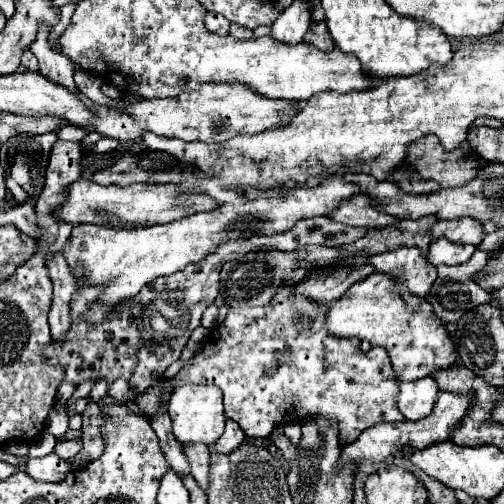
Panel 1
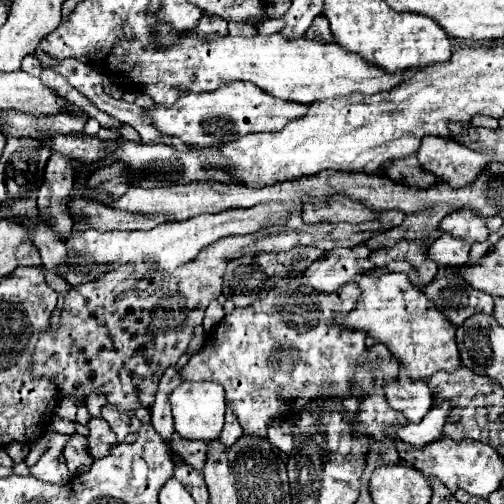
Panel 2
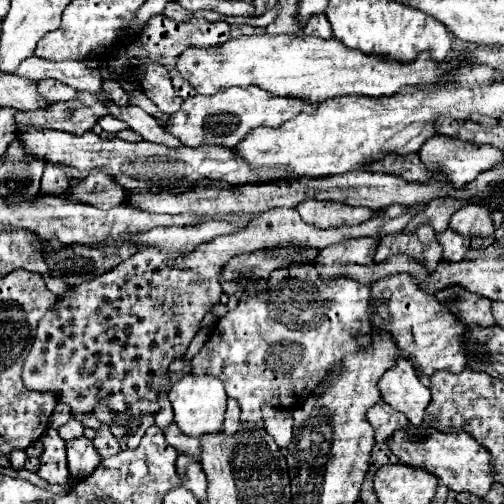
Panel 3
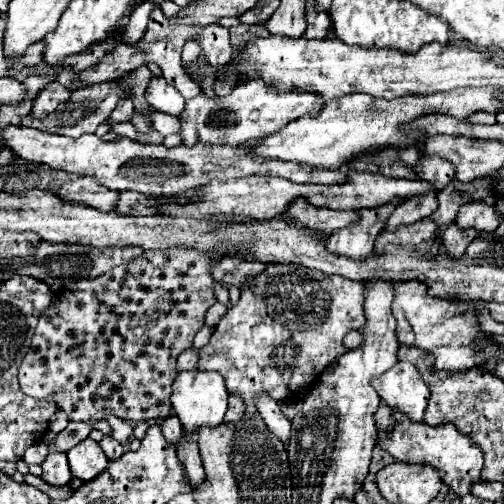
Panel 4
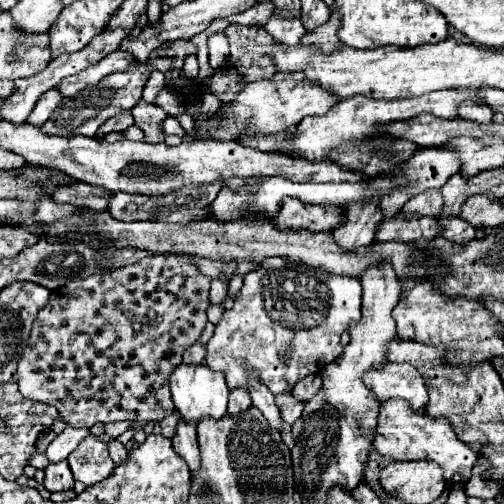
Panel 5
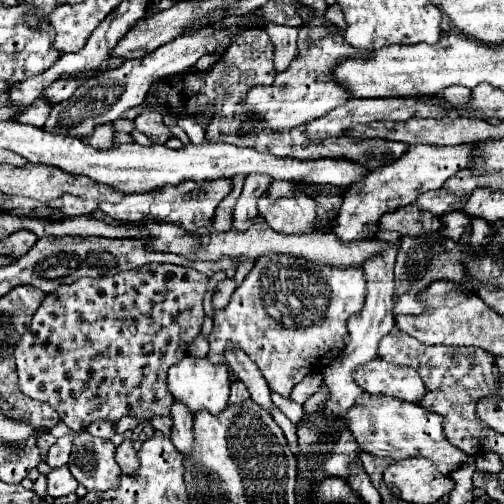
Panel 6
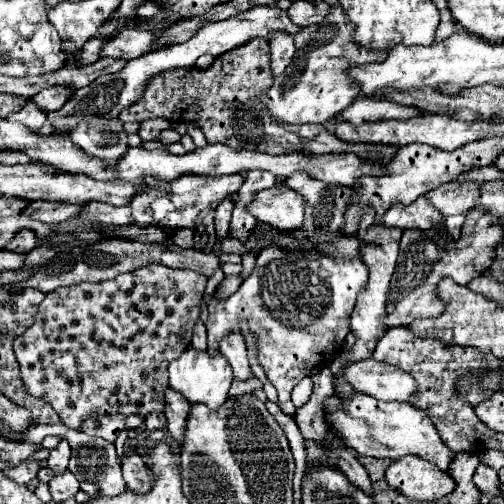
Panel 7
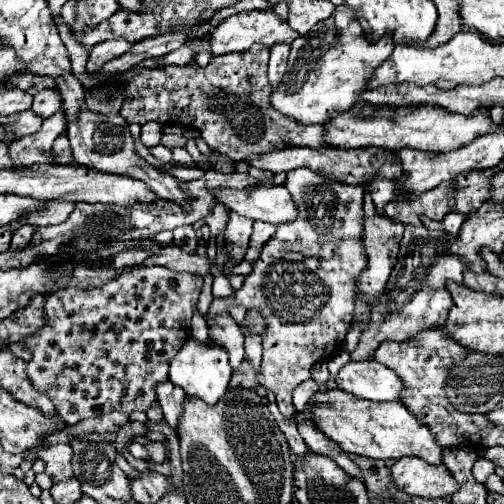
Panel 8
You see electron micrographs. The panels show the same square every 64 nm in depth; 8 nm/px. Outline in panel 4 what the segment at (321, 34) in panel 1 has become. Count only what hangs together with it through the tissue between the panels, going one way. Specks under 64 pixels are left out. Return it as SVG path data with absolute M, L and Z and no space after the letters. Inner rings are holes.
M308 8L306 10L306 34L310 38L324 38L330 30L330 20L328 20L328 14L326 12L316 12L314 8Z

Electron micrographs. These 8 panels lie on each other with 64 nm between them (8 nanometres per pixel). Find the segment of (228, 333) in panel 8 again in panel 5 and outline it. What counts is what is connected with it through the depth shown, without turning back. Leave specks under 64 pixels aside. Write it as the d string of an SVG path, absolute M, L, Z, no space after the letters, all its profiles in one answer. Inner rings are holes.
M250 376L250 396L252 396L252 404L264 414L268 424L278 432L282 432L282 416L274 402L274 394L264 384L258 384L254 376Z

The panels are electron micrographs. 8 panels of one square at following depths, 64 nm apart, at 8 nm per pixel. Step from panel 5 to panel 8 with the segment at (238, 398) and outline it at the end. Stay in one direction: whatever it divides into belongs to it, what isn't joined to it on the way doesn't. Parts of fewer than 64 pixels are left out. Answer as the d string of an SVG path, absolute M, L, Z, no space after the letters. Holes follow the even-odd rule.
M248 360L244 362L244 368L240 368L240 372L232 374L230 380L230 388L248 388L248 390L256 390L260 384L256 380L256 374L252 370L252 366L248 364Z

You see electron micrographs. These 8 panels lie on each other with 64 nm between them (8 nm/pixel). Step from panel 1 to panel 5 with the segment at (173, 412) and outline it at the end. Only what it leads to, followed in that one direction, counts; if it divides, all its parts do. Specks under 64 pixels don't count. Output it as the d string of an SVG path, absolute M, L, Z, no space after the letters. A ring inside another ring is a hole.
M180 364L170 376L170 390L172 390L172 402L184 422L198 422L202 418L220 420L226 416L230 390L226 386L222 372L214 372L214 370L206 368L204 364L200 364L200 366Z

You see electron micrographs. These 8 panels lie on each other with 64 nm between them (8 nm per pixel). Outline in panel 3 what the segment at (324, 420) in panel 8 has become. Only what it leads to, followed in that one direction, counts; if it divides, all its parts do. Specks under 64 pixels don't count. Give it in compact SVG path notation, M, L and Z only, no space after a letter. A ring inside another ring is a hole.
M402 428L400 432L394 432L394 436L388 438L388 446L400 458L400 462L432 472L440 482L444 482L454 492L464 490L480 498L490 492L494 484L492 456L482 444L472 440L472 436L468 436L466 432L438 432L436 430L432 432L432 436L428 436L428 440L420 440L420 444L416 444L414 440L408 440L404 436L406 430L408 428Z

